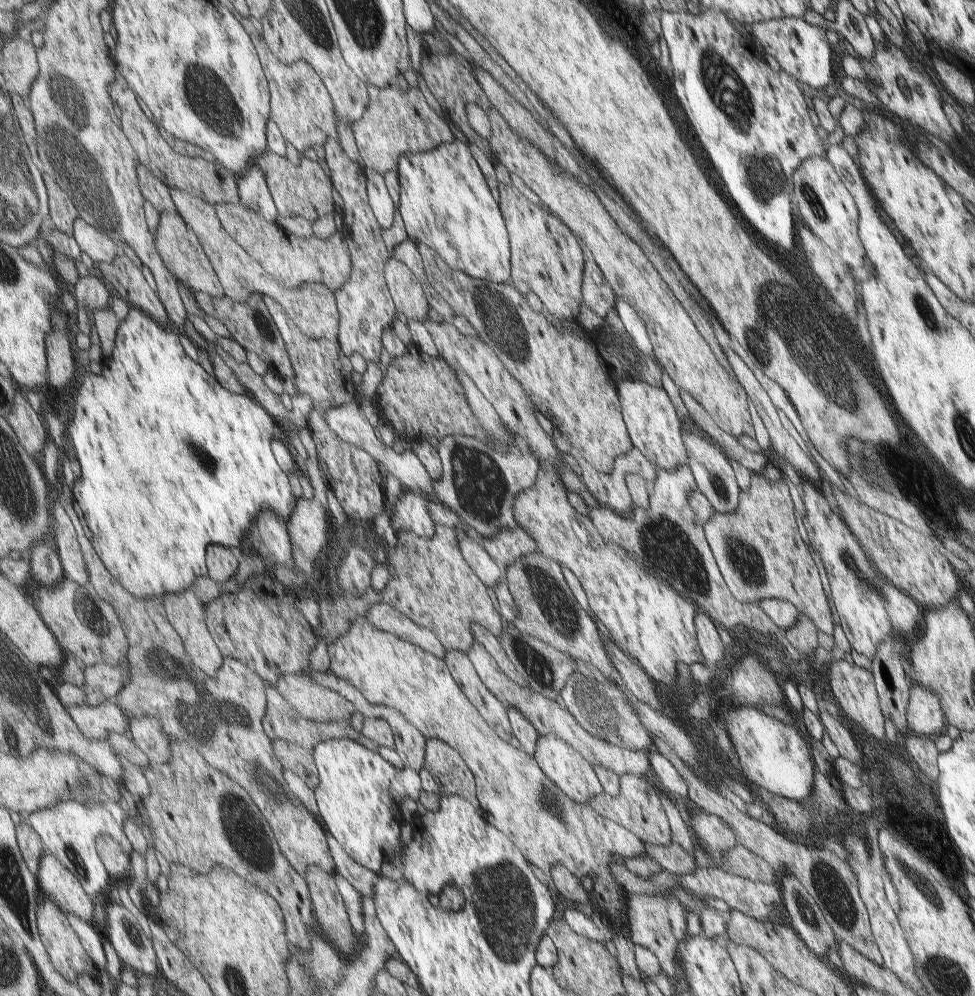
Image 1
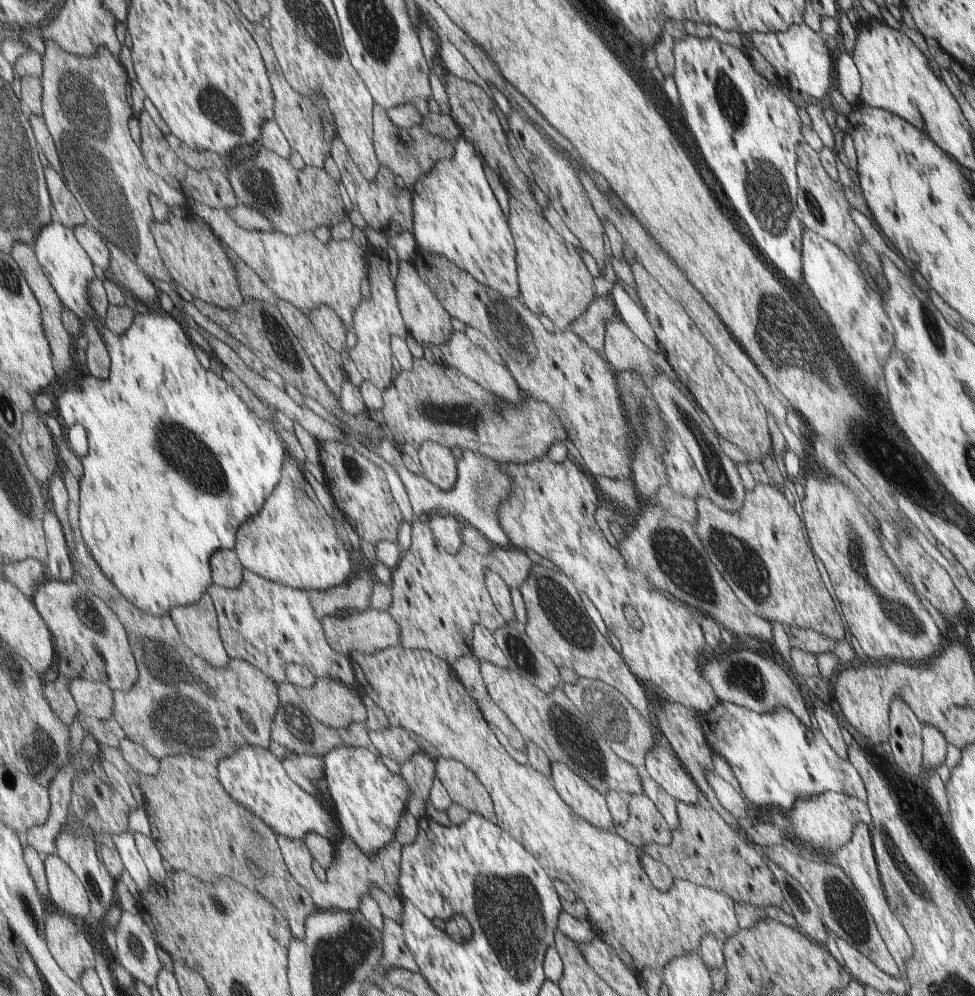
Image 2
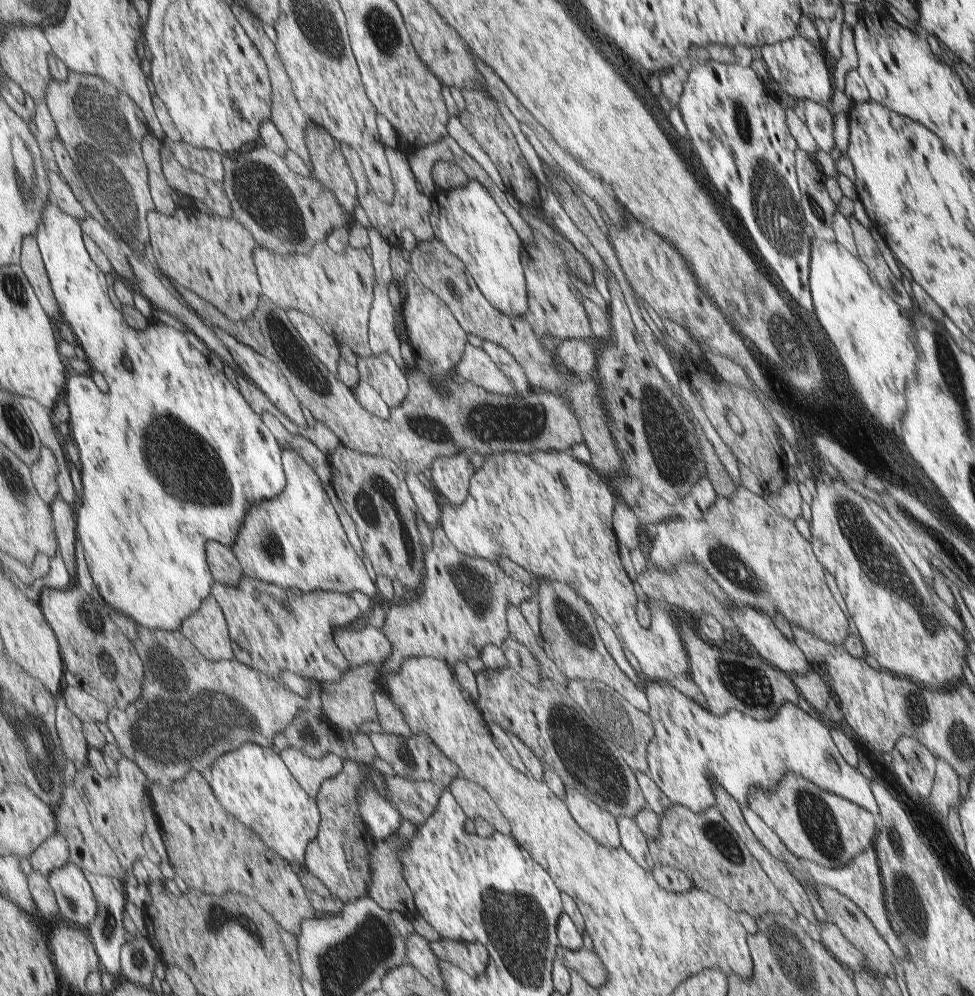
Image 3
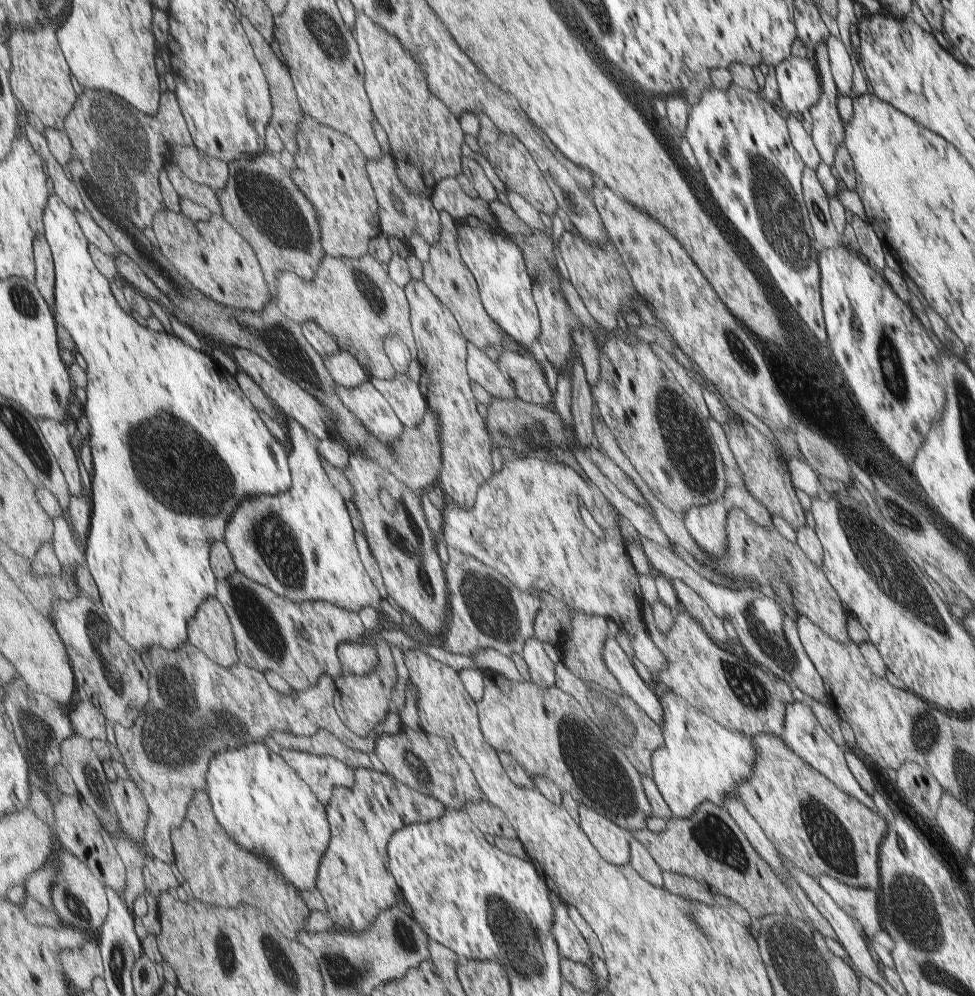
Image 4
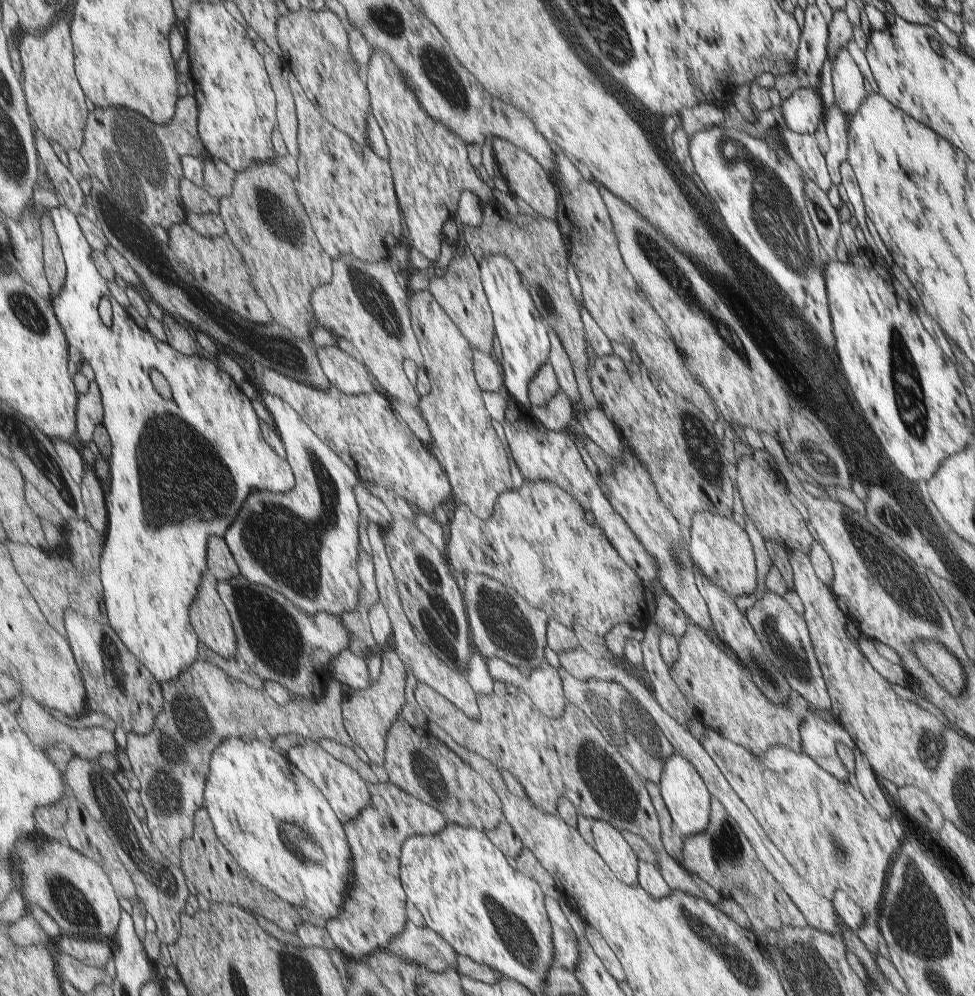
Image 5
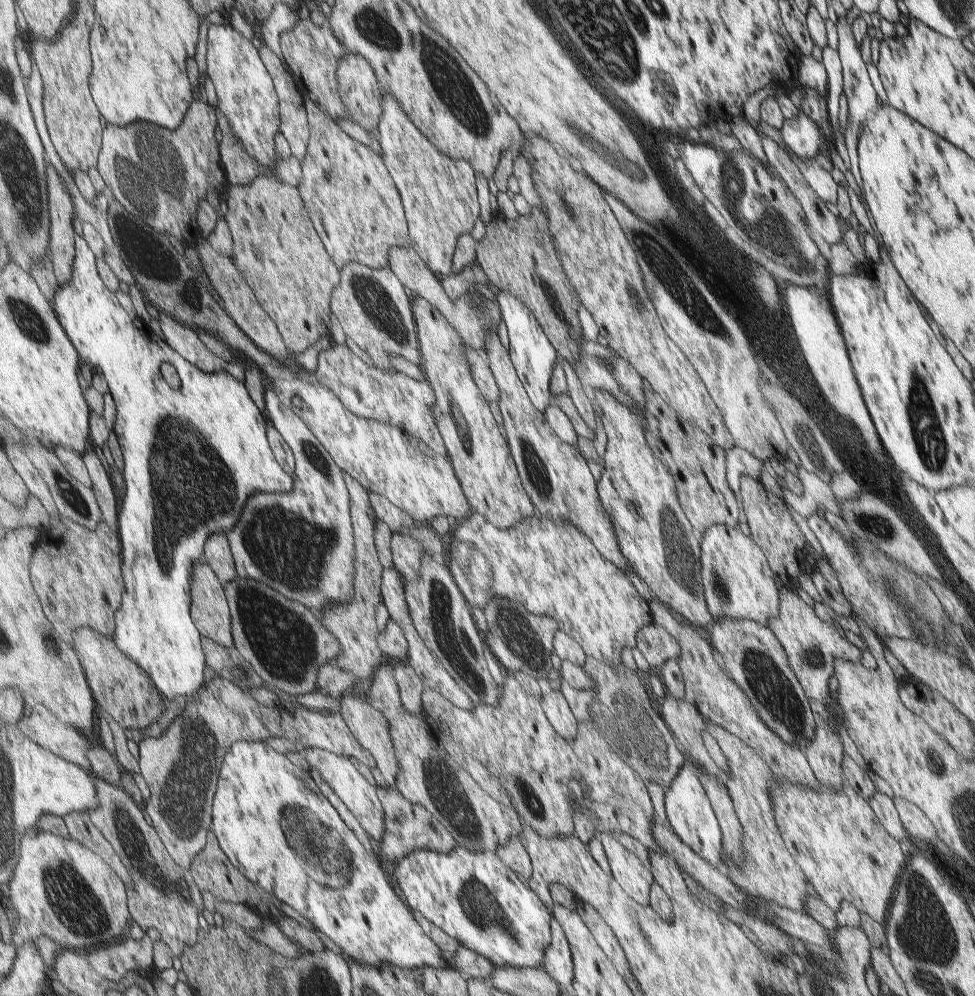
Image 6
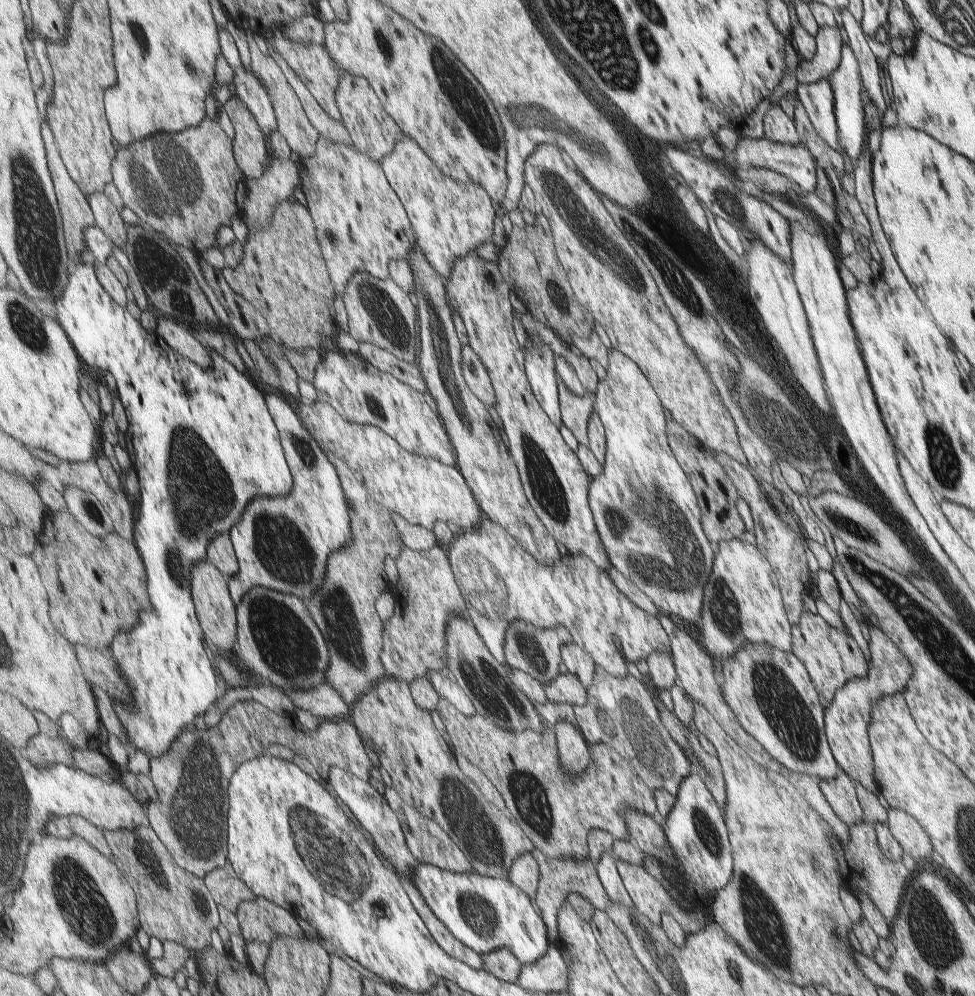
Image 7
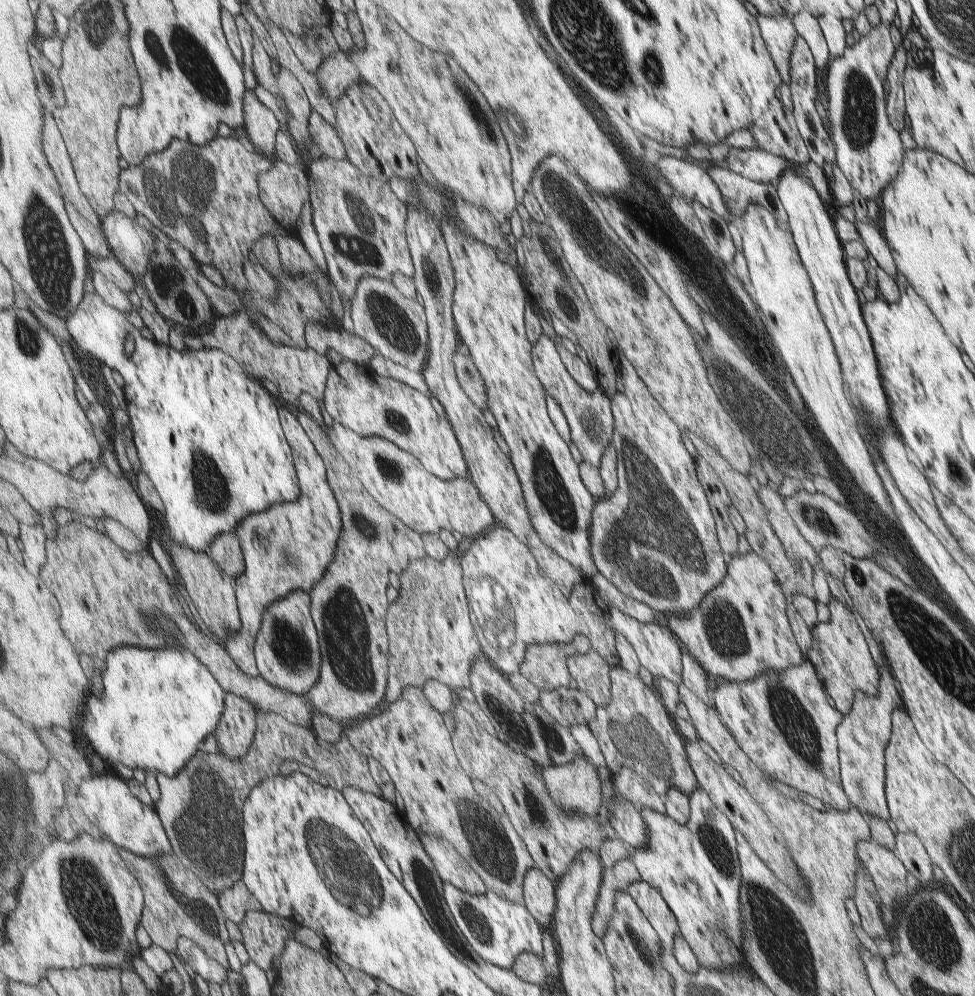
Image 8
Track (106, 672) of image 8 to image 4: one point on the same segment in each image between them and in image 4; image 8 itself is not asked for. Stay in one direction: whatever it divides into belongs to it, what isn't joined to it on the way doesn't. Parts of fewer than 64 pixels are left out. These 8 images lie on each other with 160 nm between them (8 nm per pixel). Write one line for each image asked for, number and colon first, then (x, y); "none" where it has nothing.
4: (173, 420)
5: (151, 574)
6: (195, 444)
7: (204, 443)

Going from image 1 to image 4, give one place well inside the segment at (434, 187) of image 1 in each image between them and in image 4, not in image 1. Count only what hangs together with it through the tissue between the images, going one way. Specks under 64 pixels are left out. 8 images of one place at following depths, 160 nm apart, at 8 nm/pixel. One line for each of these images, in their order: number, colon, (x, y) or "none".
2: (456, 214)
3: (467, 219)
4: (497, 261)

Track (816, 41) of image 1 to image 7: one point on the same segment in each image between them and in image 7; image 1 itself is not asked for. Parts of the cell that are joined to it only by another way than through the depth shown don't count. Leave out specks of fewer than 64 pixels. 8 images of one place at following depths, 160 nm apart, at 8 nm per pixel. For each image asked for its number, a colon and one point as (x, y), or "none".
2: (798, 56)
3: (796, 65)
4: (798, 86)
5: (801, 112)
6: (800, 137)
7: (795, 163)

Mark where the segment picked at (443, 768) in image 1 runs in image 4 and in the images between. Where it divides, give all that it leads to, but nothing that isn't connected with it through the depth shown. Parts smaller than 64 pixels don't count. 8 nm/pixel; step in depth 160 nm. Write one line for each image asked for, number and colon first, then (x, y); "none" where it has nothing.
2: (464, 786)
3: (476, 801)
4: (492, 820)

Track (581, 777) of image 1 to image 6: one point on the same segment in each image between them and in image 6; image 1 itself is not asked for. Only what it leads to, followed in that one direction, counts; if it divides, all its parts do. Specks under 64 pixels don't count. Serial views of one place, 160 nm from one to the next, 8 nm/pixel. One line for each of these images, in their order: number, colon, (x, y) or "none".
2: (583, 799)
3: (598, 824)
4: (611, 842)
5: (609, 844)
6: (627, 870)

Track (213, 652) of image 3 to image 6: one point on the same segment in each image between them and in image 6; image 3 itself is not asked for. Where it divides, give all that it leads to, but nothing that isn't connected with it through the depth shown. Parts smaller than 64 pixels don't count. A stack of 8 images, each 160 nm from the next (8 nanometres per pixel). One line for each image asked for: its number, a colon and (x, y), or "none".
4: (211, 631)
5: (210, 615)
6: (211, 610)

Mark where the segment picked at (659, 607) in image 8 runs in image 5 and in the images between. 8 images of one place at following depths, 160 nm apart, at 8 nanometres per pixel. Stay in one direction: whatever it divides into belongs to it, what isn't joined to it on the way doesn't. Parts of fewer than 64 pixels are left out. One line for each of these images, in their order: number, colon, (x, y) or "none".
5: (627, 484)
6: (636, 490)
7: (645, 510)

